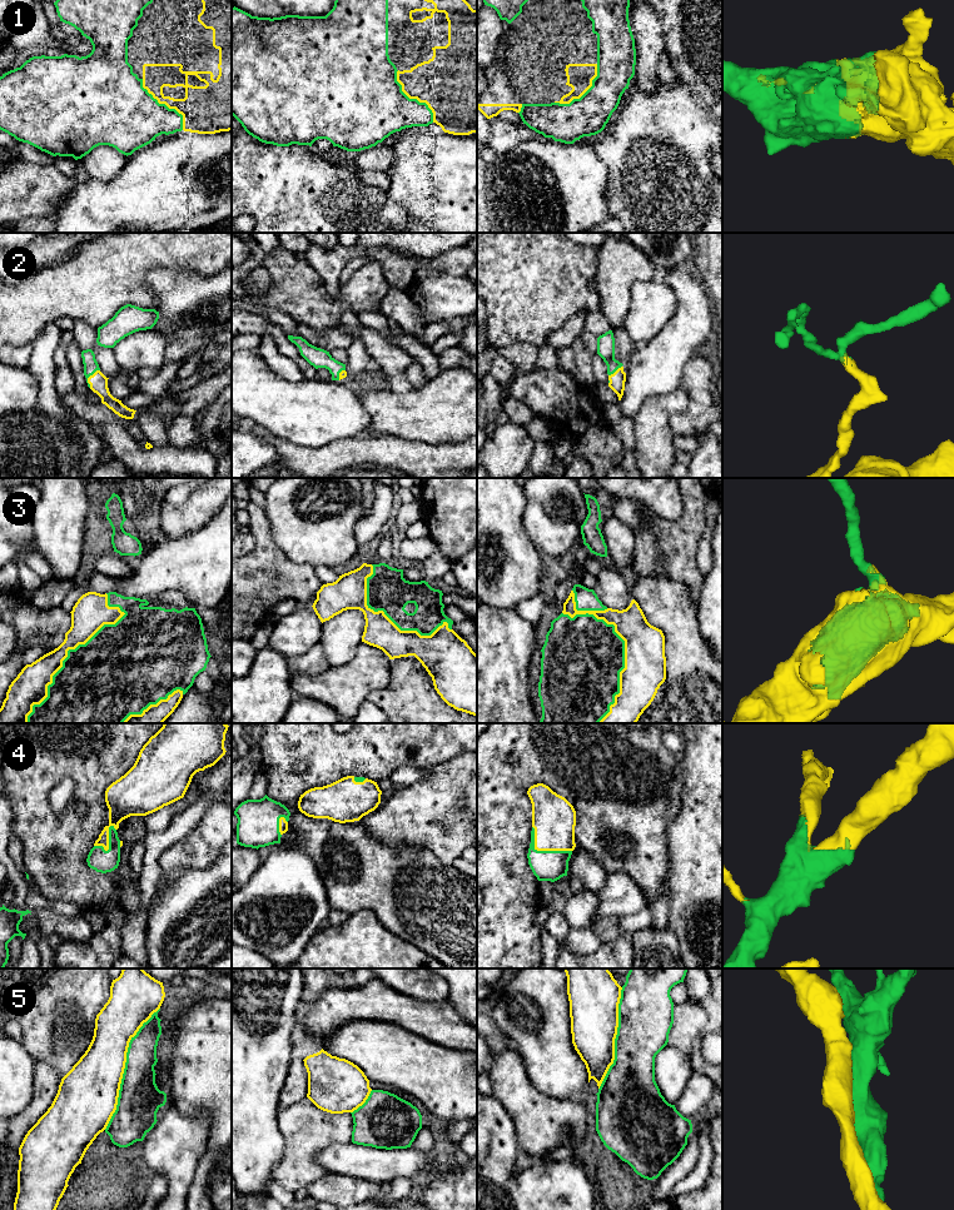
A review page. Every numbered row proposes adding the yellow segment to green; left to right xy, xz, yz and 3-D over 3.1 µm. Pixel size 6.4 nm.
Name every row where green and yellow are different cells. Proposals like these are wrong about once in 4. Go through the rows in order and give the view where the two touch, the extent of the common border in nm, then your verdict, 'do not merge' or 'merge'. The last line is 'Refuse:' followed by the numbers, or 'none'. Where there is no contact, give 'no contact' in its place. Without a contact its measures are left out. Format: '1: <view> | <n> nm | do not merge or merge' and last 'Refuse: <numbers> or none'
1: xy | 420 nm | merge
2: xy | 140 nm | merge
3: yz | 850 nm | merge
4: yz | 300 nm | merge
5: xy | 850 nm | do not merge
Refuse: 5

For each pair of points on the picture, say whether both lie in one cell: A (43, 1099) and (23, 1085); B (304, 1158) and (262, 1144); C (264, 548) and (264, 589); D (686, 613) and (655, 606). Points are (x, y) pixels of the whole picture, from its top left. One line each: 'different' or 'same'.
A: different
B: different
C: same
D: same

